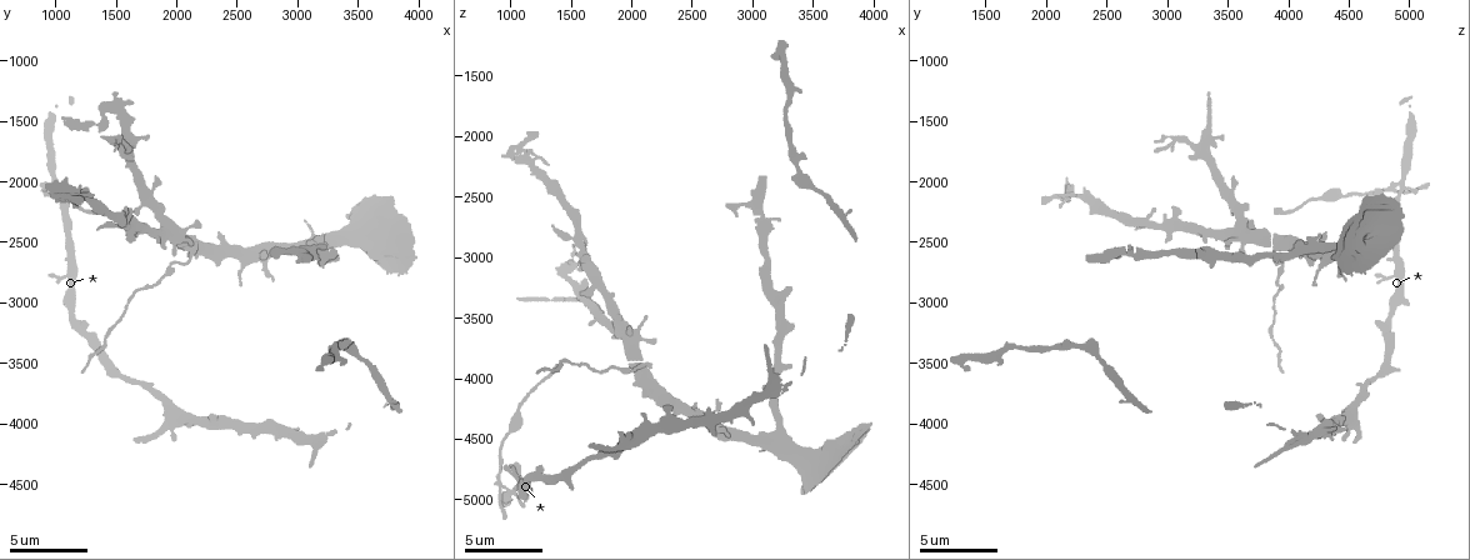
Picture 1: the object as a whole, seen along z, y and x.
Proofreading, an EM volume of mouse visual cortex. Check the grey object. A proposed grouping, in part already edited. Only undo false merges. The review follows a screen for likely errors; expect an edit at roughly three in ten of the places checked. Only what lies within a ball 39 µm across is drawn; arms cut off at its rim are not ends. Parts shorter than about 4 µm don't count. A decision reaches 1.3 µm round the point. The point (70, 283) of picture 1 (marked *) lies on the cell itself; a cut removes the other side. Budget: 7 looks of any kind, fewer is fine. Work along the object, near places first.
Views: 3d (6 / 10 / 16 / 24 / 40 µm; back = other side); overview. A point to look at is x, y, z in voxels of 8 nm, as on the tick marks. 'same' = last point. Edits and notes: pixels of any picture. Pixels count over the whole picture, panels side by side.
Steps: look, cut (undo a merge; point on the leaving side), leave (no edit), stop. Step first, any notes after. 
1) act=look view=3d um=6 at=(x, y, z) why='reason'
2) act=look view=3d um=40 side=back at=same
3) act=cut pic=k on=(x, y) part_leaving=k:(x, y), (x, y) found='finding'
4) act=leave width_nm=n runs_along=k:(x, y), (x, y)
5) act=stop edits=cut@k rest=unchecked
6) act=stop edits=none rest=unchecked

act=look view=3d um=10 at=(2140, 2520, 3940)

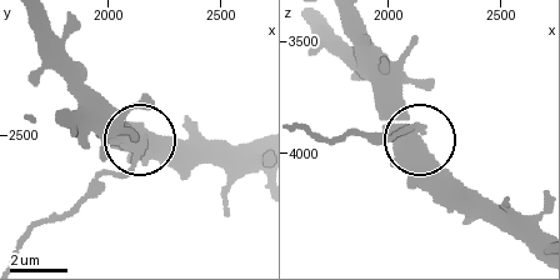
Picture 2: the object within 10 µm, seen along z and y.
act=look view=3d um=10 side=back at=same why='from behind'

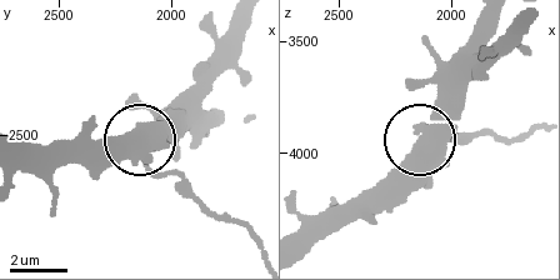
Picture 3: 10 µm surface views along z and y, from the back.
act=cut pic=3 on=(176, 169) part_leaving=3:(425, 124), (511, 139), (538, 126) found='a second cell is stuck on'

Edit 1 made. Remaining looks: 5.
act=look view=3d um=16 at=(1500, 1420, 3360) why='four-way junction'

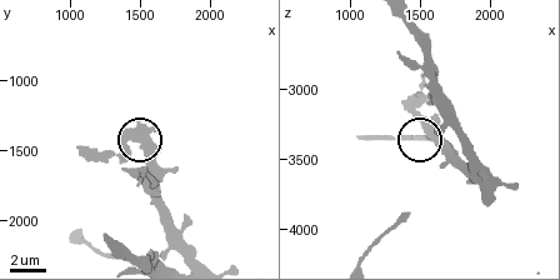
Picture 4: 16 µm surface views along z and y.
act=look view=3d um=6 at=(1540, 1440, 3340)

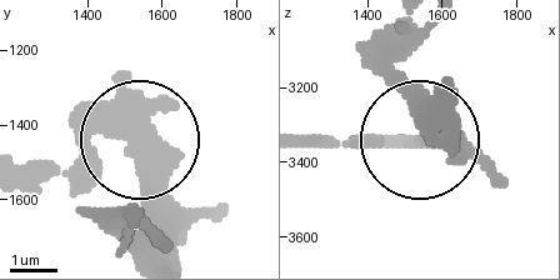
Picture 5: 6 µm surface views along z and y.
act=cut pic=5 on=(76, 173) arms=4 part_leaving=5:(123, 123), (68, 166), (31, 170) found='two cells meet here'

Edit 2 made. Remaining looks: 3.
act=look view=3d um=10 at=(3240, 2520, 4380)

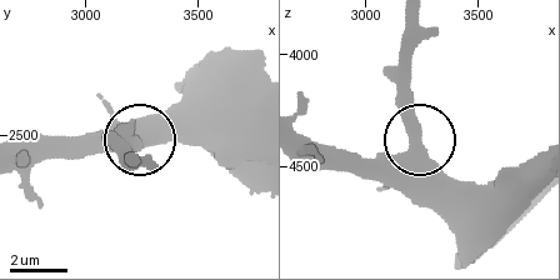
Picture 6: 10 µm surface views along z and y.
act=look view=3d um=10 side=back at=same why='other side'

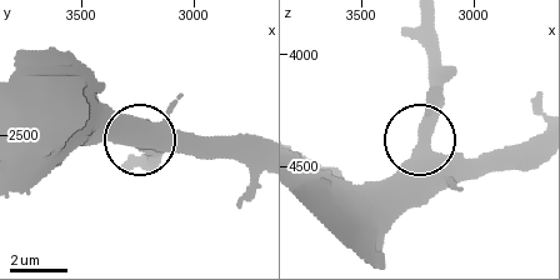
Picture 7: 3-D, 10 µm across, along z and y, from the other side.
act=leave found='continuous, no second cell'

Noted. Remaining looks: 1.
act=stop edits=cut@3,cut@5 rest=unchecked

